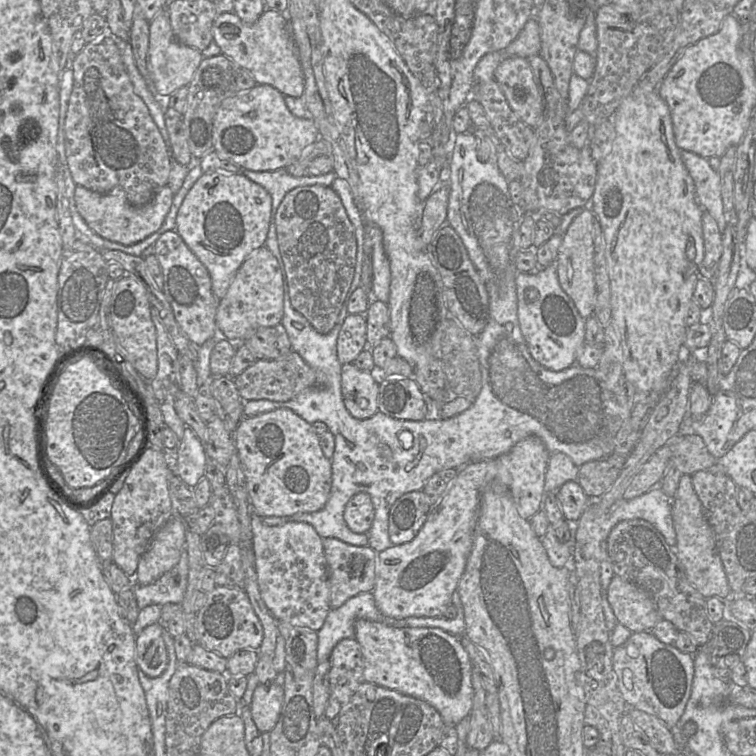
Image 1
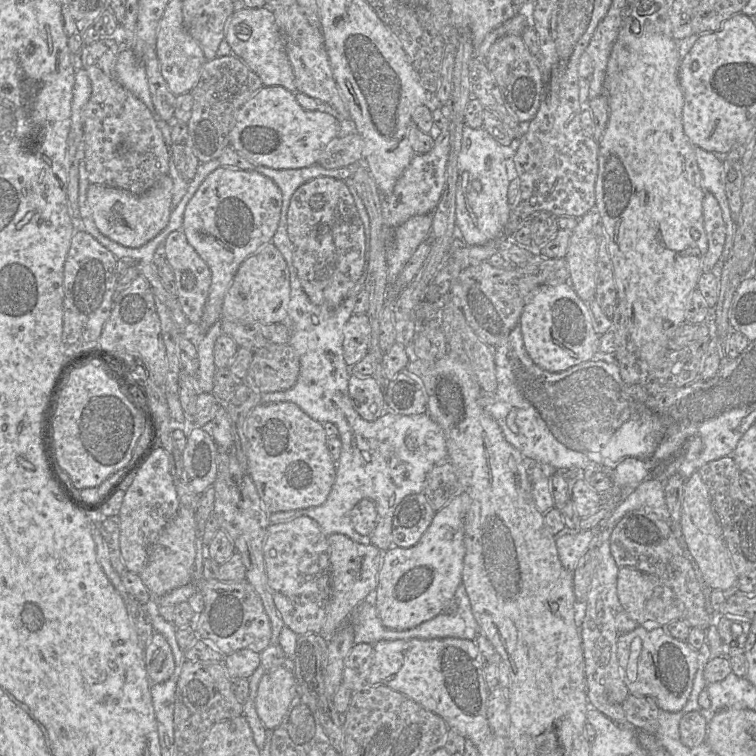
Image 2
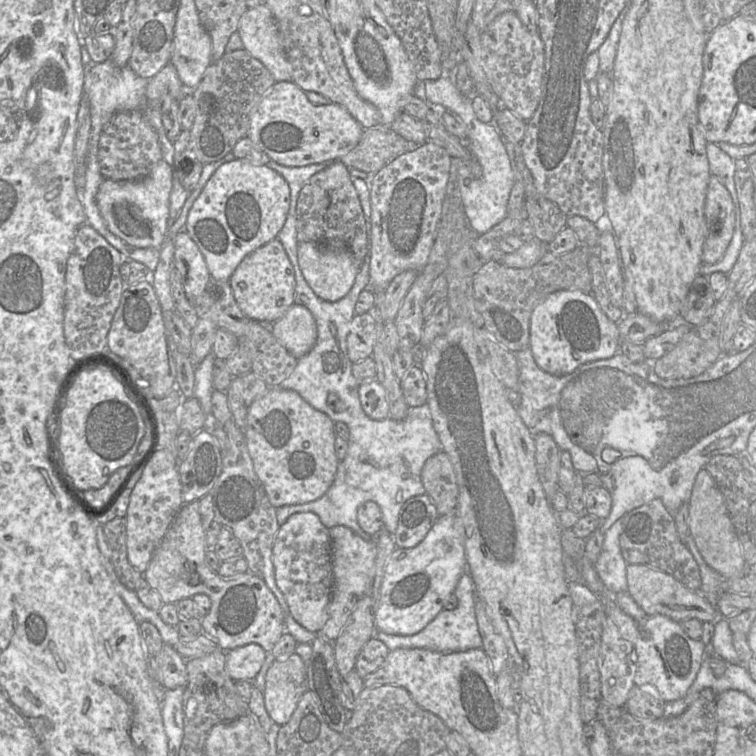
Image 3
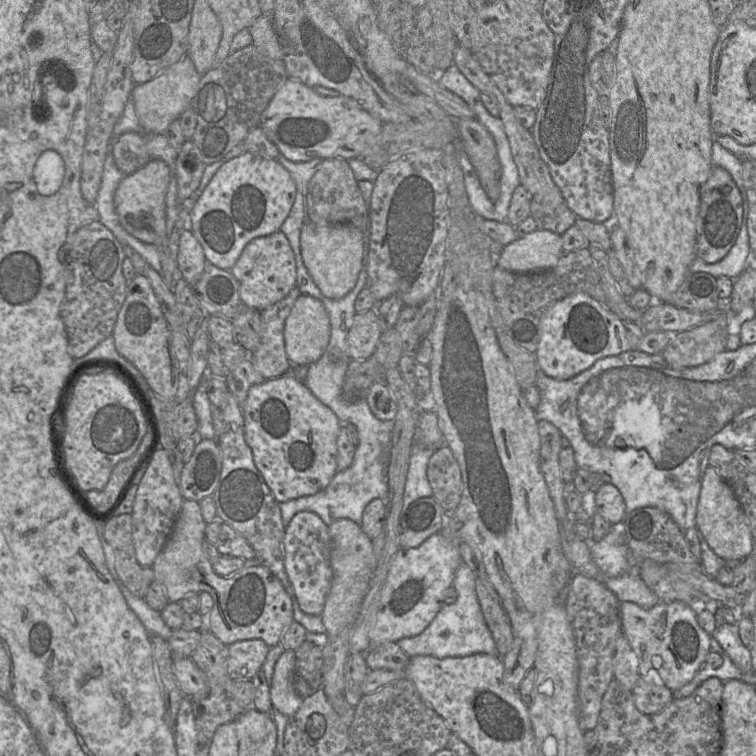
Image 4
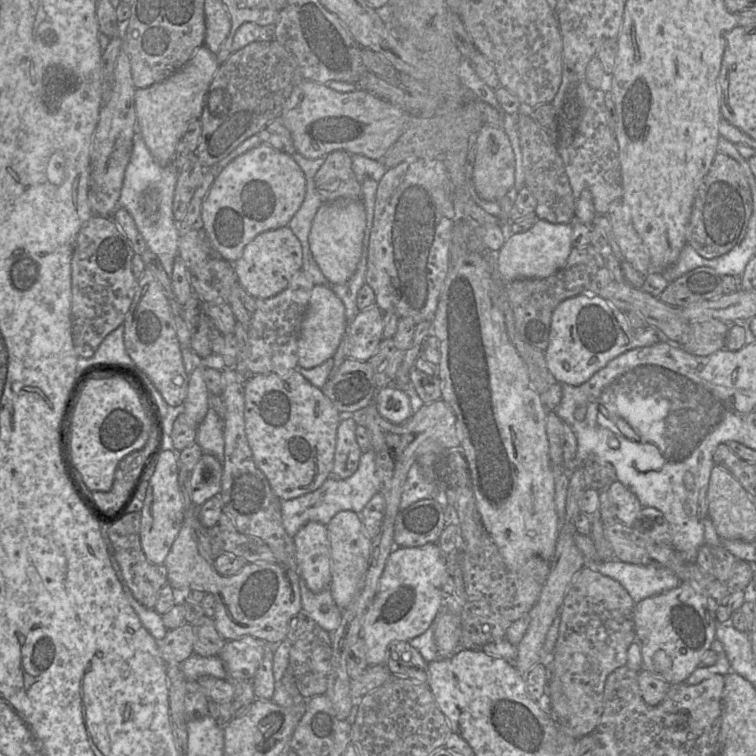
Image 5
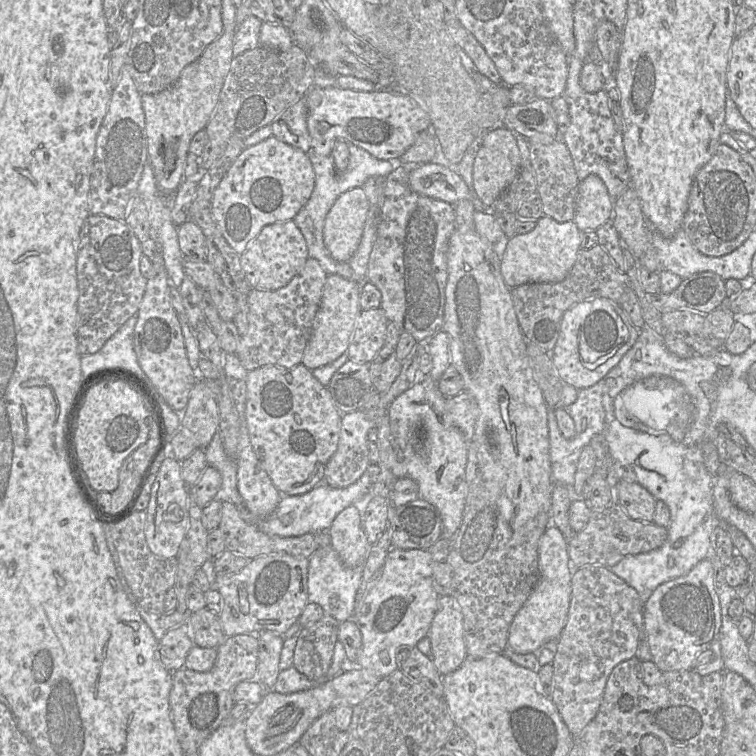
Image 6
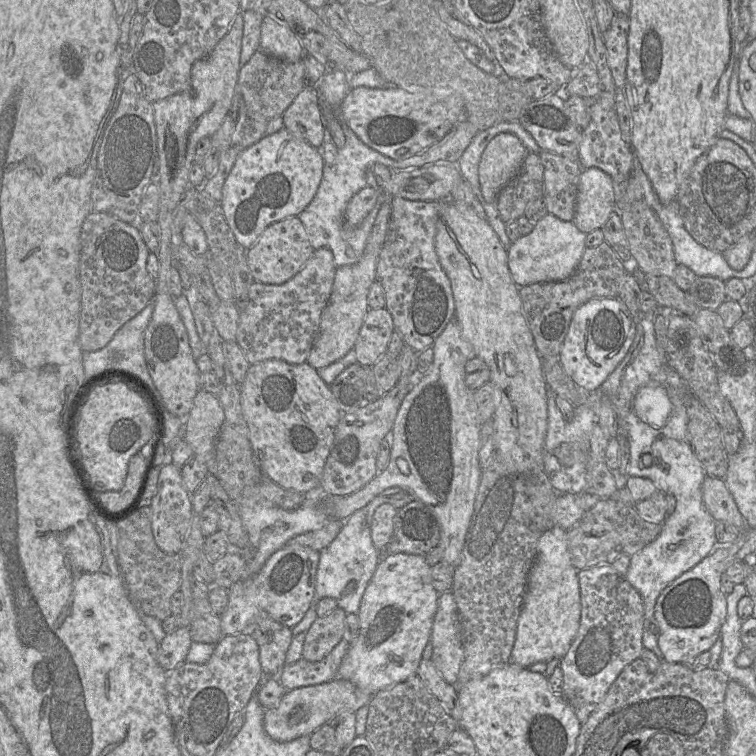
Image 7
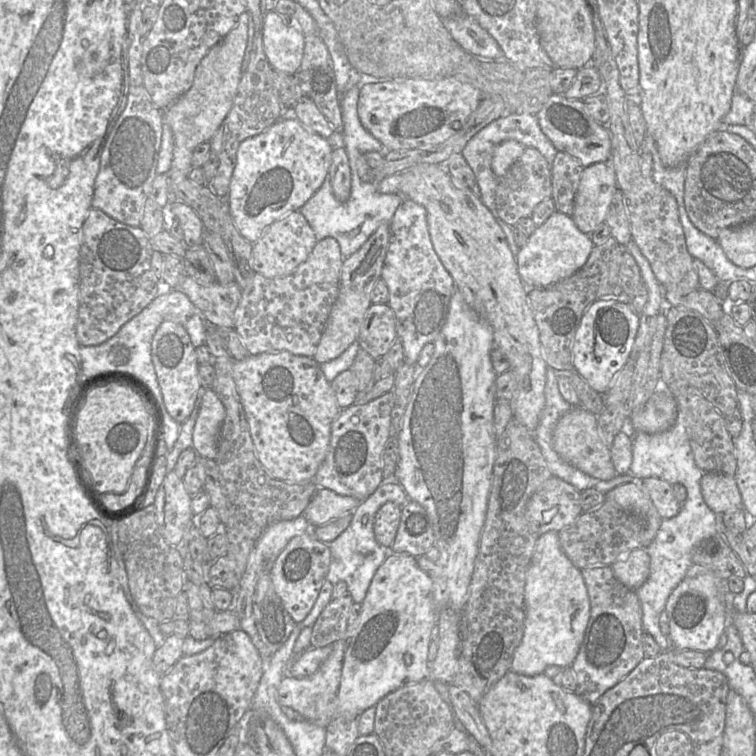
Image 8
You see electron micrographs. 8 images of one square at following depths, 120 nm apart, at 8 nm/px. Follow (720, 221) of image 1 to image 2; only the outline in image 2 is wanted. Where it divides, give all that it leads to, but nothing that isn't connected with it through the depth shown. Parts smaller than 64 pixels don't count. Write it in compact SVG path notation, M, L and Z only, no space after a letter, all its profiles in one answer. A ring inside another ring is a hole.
M694 147L698 167L702 175L703 188L717 199L726 225L726 236L733 236L726 195L726 174L724 163L713 153L700 147Z

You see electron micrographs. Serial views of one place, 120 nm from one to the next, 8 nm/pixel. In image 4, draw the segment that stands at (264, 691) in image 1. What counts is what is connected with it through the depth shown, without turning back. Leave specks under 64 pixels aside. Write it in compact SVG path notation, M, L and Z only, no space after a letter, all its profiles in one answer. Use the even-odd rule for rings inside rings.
M294 650L284 651L275 663L270 683L272 707L286 717L292 716L304 699L294 688L295 661Z

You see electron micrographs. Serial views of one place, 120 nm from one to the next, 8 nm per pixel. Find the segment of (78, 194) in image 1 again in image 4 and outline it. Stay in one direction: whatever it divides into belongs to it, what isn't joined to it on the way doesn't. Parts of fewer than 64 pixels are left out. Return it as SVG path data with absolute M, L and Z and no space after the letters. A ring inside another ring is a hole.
M150 160L133 174L126 175L119 182L114 204L122 227L139 241L156 248L168 245L166 229L166 194L170 182L170 169L162 160Z

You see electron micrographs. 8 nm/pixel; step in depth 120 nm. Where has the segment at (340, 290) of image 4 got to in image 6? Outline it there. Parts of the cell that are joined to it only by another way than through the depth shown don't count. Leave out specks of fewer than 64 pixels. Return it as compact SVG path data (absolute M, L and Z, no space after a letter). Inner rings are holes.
M362 187L342 193L329 210L323 239L335 261L346 262L357 250L368 210L369 202Z

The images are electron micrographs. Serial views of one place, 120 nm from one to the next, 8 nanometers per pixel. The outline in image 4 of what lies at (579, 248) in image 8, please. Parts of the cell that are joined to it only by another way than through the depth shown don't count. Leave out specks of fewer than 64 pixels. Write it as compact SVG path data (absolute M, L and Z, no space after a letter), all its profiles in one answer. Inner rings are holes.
M548 230L518 237L503 247L497 266L514 273L539 273L555 267L565 253L561 235Z

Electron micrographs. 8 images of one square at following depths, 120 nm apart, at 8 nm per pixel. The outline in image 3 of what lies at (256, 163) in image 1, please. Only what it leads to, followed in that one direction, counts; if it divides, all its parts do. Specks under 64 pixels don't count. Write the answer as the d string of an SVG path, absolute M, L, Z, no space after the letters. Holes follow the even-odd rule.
M293 81L276 82L252 110L247 137L272 161L306 166L337 161L359 143L364 128L341 105L314 105Z

